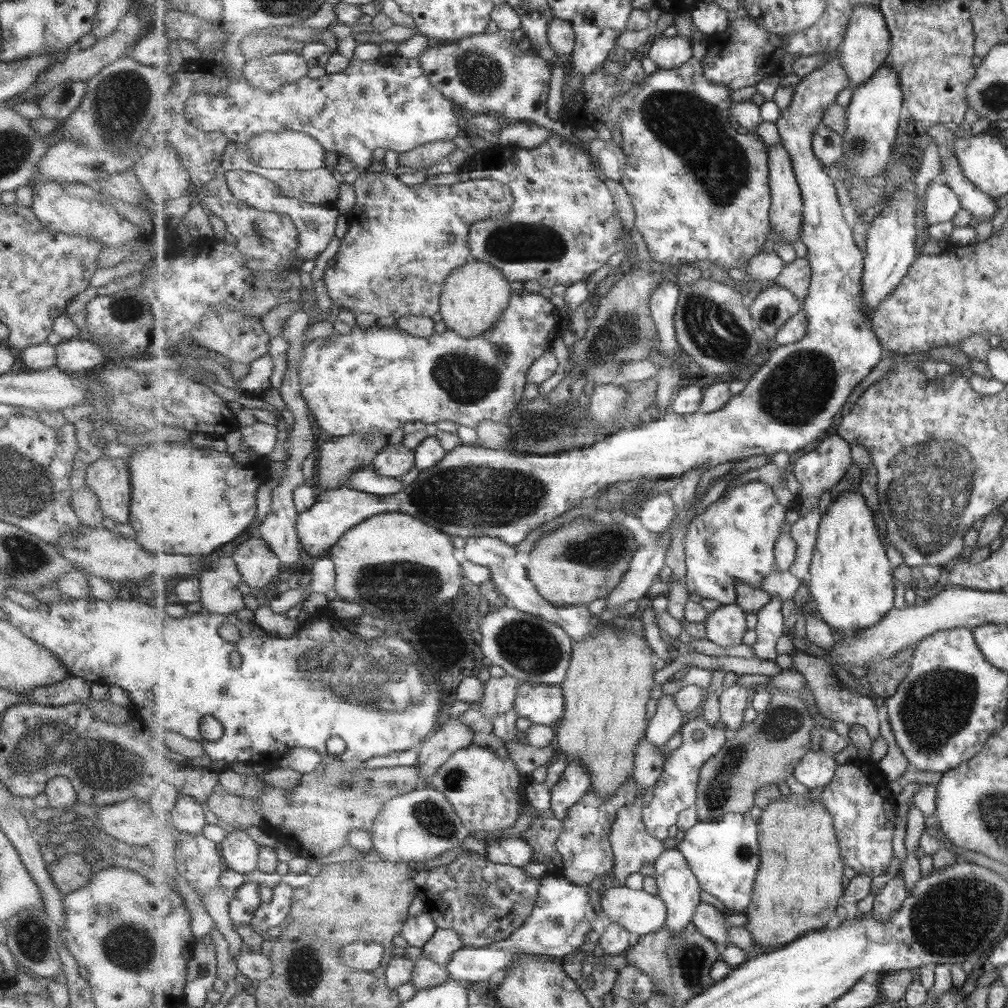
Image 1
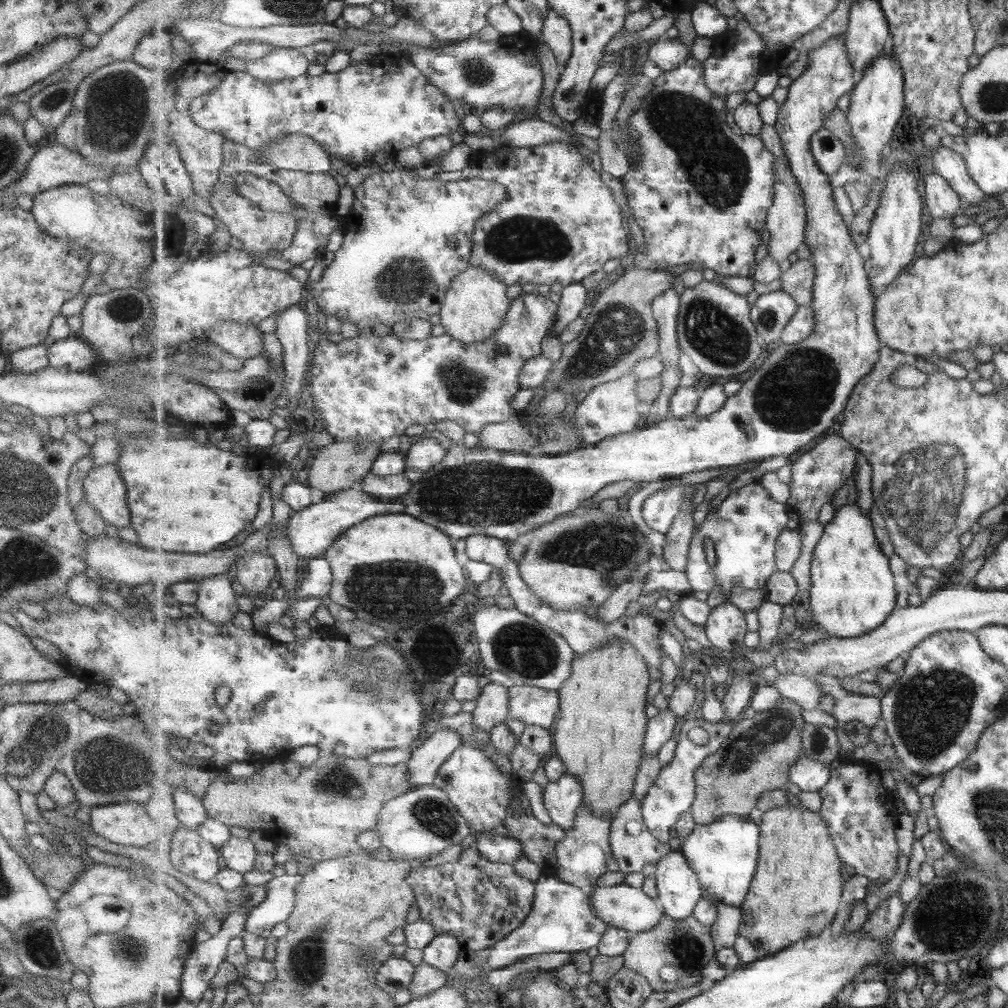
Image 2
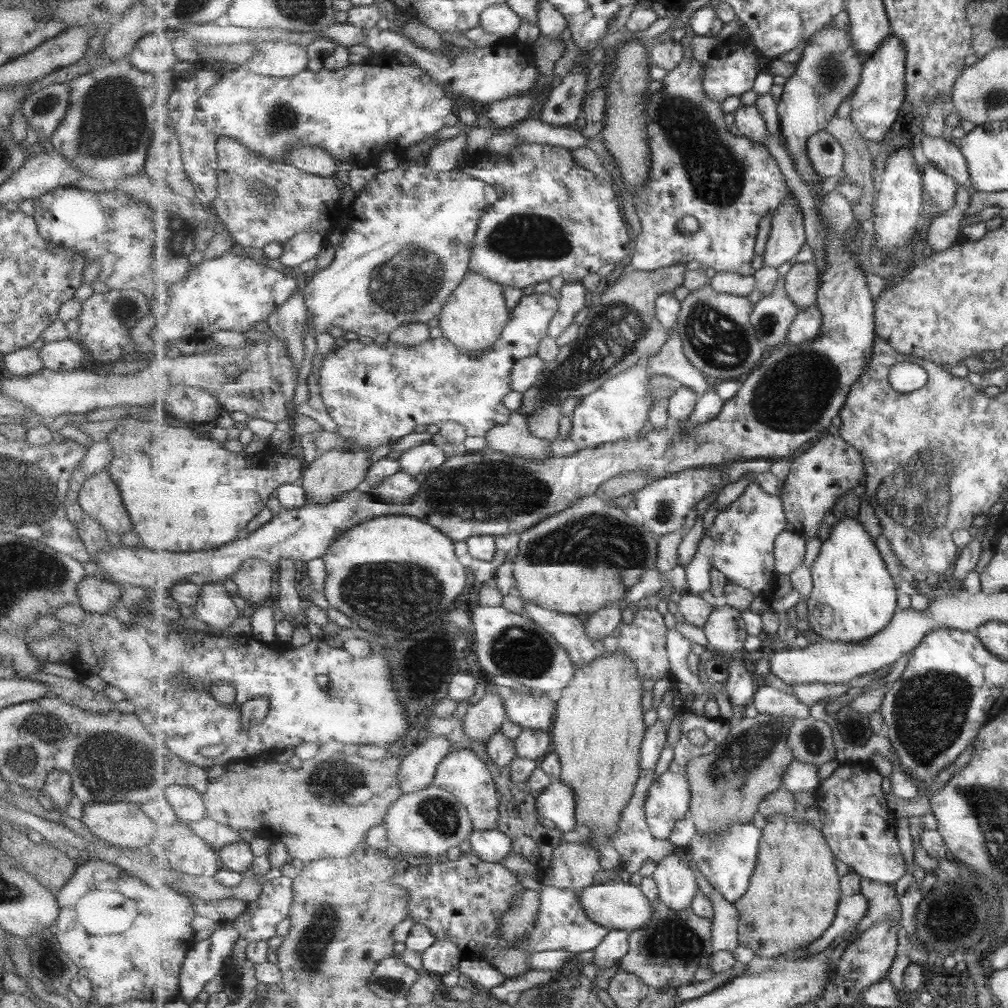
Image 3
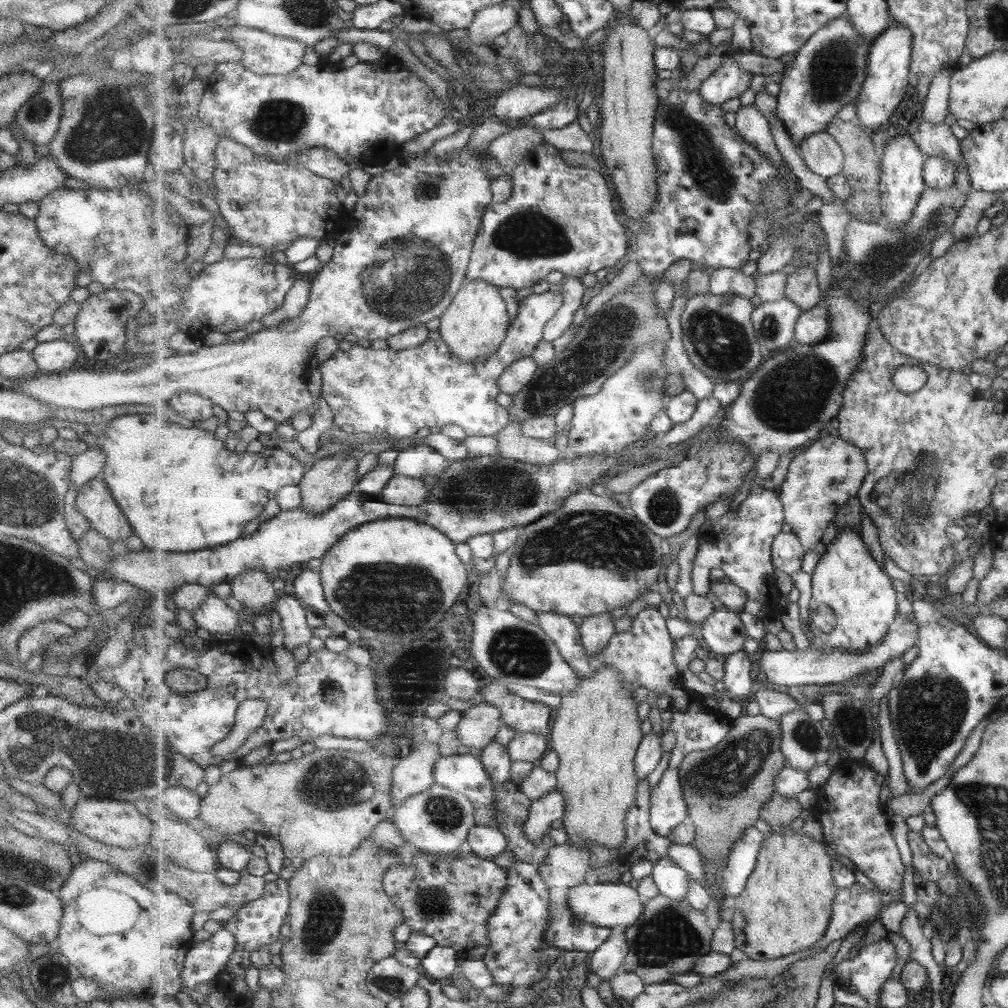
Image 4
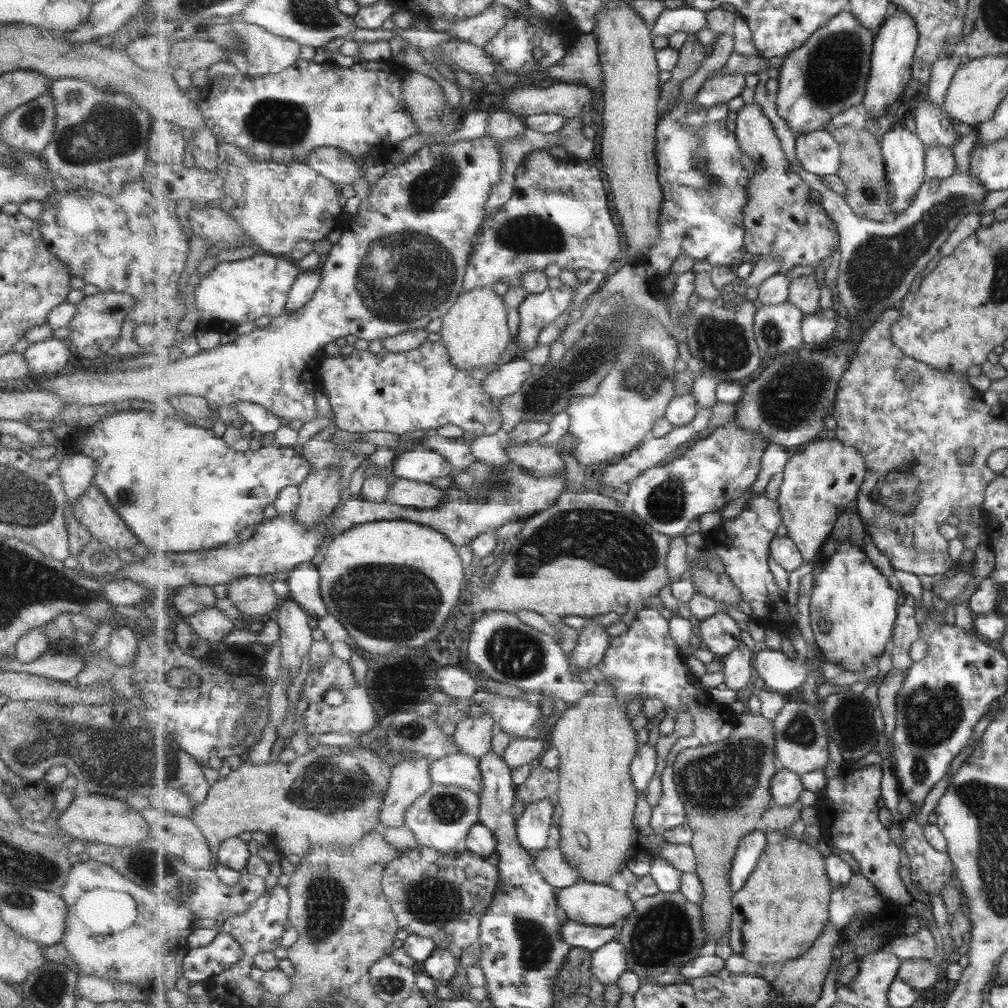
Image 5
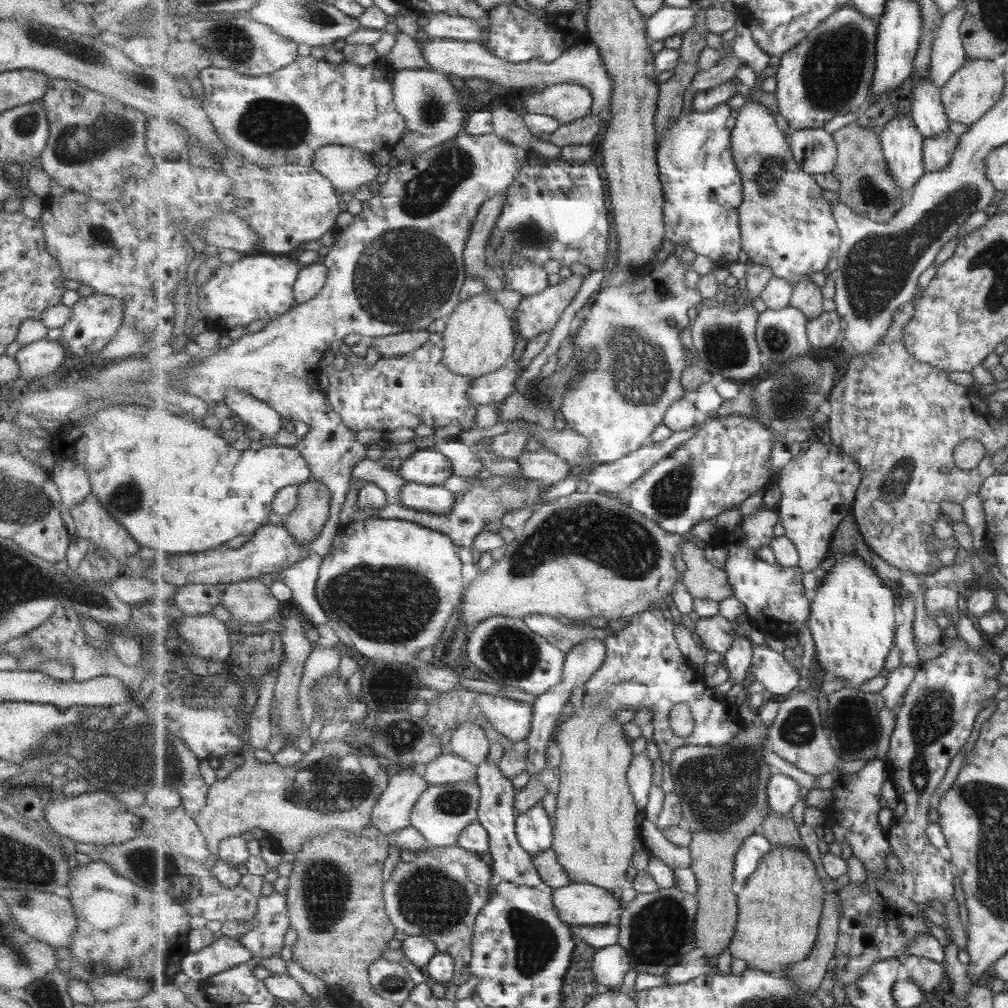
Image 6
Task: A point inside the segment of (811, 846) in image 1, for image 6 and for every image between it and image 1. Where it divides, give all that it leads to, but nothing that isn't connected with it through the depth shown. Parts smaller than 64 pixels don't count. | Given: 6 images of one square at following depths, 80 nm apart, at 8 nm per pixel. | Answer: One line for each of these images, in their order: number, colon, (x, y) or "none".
2: (798, 888)
3: (793, 898)
4: (787, 906)
5: (782, 910)
6: (781, 906)

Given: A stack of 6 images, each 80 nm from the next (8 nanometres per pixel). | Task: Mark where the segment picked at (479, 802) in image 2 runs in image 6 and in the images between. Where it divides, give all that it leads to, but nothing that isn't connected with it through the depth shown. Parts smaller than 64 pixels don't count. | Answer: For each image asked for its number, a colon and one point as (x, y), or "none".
3: (463, 772)
4: (464, 773)
5: (458, 769)
6: (448, 768)

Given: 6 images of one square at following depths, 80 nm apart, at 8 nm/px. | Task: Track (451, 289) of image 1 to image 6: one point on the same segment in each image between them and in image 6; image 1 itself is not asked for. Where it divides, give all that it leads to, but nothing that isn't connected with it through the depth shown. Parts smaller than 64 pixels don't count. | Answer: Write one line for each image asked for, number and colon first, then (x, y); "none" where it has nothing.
2: (476, 307)
3: (474, 320)
4: (476, 324)
5: (476, 331)
6: (479, 338)

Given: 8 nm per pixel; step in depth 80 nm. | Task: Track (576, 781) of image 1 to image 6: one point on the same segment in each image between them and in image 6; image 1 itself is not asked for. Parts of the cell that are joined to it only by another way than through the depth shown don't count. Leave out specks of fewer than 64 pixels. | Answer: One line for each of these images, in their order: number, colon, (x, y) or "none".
2: (562, 799)
3: (558, 804)
4: (544, 812)
5: (534, 825)
6: (535, 829)

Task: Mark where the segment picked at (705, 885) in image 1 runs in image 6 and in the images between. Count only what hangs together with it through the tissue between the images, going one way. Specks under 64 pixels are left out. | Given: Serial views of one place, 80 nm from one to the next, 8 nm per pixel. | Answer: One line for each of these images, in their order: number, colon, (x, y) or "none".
2: (725, 854)
3: (729, 861)
4: (742, 862)
5: (750, 851)
6: (755, 847)

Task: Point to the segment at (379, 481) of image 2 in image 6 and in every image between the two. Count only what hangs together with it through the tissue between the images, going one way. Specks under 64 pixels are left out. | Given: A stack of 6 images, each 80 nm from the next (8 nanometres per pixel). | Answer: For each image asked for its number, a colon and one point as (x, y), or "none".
3: (400, 488)
4: (402, 490)
5: (410, 493)
6: (439, 499)

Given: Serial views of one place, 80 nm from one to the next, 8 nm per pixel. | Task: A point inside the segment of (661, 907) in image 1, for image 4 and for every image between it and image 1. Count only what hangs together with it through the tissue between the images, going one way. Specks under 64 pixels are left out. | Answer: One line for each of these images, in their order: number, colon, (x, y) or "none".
2: (624, 906)
3: (615, 904)
4: (613, 904)

